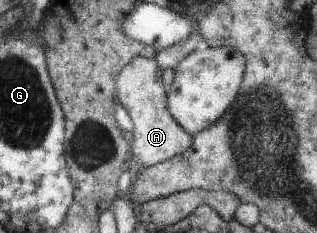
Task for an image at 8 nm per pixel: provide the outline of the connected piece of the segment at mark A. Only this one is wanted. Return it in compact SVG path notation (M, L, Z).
M135 58L116 80L117 103L123 105L133 122L134 156L144 166L143 169L178 157L193 146L193 137L170 114L162 73L156 58Z

